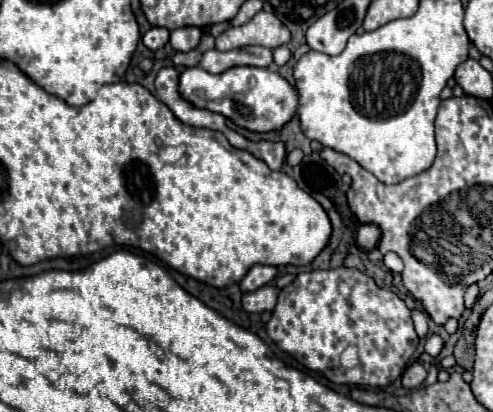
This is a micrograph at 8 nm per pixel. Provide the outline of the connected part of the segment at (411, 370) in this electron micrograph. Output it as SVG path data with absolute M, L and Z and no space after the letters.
M414 362L414 364L410 364L408 368L406 368L406 372L404 372L404 376L402 376L402 386L404 388L418 388L422 382L424 382L424 378L426 378L426 368L420 364L420 362Z

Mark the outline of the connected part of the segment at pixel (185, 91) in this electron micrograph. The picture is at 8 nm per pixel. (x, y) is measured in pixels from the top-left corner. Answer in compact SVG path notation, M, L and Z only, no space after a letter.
M200 66L186 68L180 76L180 94L196 108L220 112L234 124L252 132L282 128L298 108L298 92L278 72L252 66L234 66L222 74L210 74Z

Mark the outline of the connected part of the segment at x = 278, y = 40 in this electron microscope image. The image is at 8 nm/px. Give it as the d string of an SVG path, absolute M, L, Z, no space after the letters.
M262 10L250 22L222 32L216 38L216 50L236 50L252 44L278 48L288 42L290 42L290 30L274 14Z

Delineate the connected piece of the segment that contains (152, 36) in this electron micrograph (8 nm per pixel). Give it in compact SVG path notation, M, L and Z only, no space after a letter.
M150 28L142 36L142 42L144 42L146 48L158 50L158 48L162 48L168 42L168 38L170 38L170 30L166 30L166 28Z

